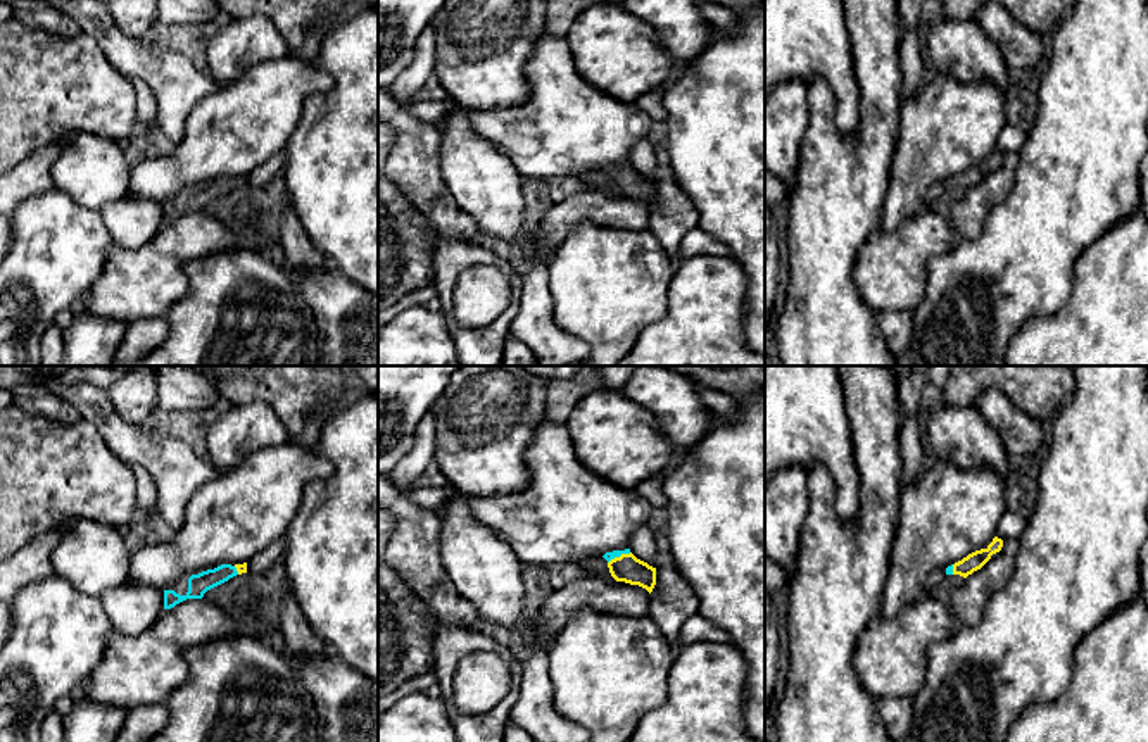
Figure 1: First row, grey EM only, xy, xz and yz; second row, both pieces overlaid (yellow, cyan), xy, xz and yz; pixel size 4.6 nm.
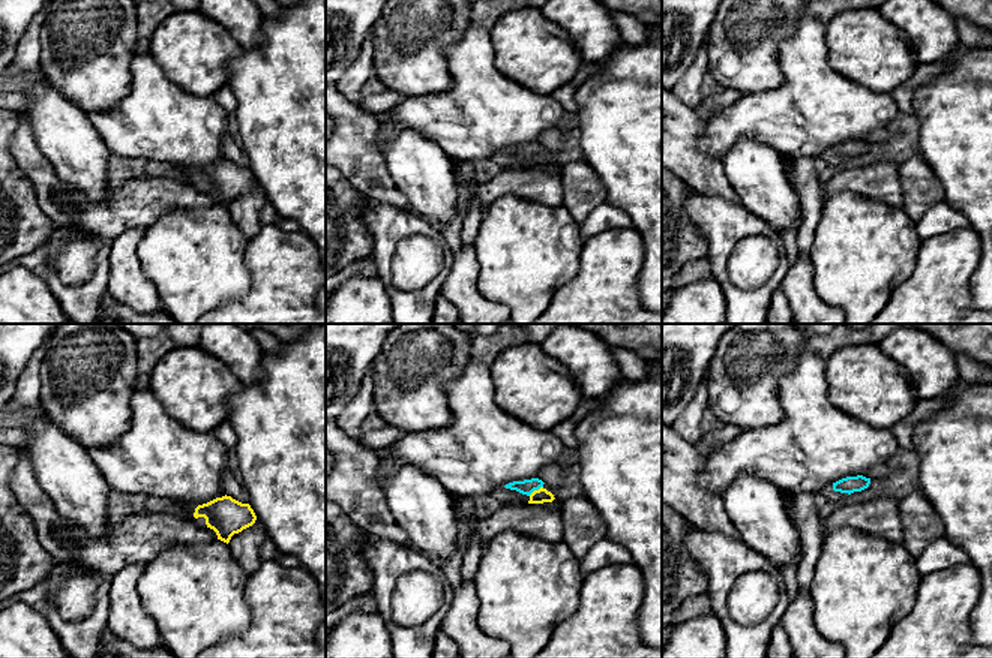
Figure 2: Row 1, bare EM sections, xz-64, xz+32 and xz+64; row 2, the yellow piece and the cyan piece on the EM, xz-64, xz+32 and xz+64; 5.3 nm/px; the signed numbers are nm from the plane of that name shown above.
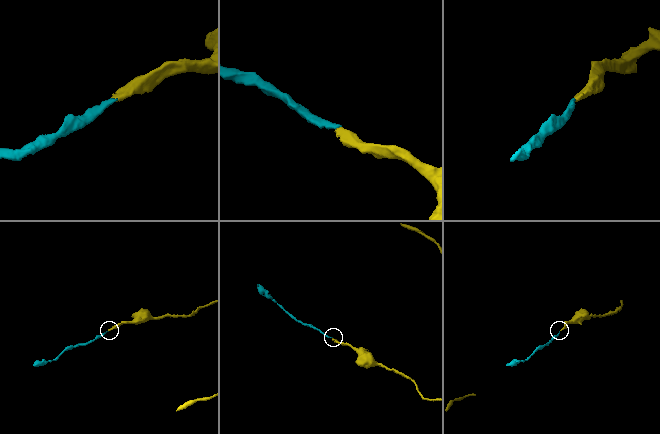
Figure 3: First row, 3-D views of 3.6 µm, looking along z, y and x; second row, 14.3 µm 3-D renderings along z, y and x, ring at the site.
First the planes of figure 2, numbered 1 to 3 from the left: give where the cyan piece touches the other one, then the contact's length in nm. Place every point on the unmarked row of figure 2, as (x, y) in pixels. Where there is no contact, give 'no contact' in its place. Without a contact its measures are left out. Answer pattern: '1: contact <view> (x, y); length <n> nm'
1: no contact
2: contact xz+32 (535, 155); length 90 nm
3: no contact

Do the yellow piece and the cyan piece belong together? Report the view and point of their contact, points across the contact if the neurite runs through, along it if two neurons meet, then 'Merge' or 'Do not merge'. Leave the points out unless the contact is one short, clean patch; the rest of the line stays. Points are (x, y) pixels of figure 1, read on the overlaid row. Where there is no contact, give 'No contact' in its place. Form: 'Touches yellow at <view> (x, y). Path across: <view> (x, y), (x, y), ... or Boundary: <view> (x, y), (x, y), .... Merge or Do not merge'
Touches yellow at xz (620, 556). Path across: xz (627, 568), (620, 556), (608, 556). Merge

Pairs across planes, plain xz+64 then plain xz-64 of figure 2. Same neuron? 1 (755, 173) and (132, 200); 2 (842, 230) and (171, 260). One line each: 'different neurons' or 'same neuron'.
1: different neurons
2: same neuron

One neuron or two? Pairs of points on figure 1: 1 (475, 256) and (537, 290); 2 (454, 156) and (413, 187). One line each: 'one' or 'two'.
1: two
2: two

